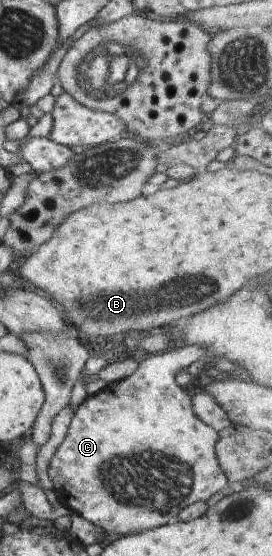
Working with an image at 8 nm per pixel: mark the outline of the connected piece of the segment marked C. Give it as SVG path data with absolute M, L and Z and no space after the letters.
M187 344L171 351L151 353L139 361L135 371L127 377L106 384L76 407L68 431L47 466L48 478L65 511L76 512L105 533L124 536L170 523L181 507L195 501L207 501L223 487L230 487L214 454L218 433L194 414L191 395L174 380L176 373L207 353L203 344Z

